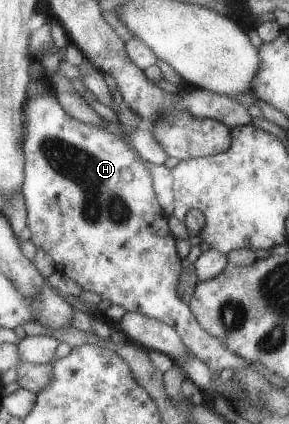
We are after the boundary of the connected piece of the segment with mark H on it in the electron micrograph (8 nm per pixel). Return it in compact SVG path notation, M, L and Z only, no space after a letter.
M38 94L27 98L23 107L23 115L25 117L25 137L23 139L25 180L21 192L25 197L27 207L27 224L31 233L30 239L37 248L44 250L53 259L57 271L67 275L70 279L74 279L84 290L99 295L102 300L110 301L111 305L120 305L127 312L140 312L166 325L172 326L180 334L184 345L186 345L189 351L200 359L200 361L203 361L212 372L222 371L222 369L226 368L237 370L248 366L249 363L245 359L233 354L227 347L224 347L224 344L219 339L216 339L205 329L202 329L194 314L190 311L189 304L184 303L179 298L177 287L179 286L179 279L183 269L182 259L176 250L176 239L172 236L170 228L168 228L168 215L158 203L156 192L153 188L153 177L148 166L145 164L145 159L141 158L139 153L132 146L129 146L129 143L124 138L117 136L110 129L93 126L68 115L55 95Z

